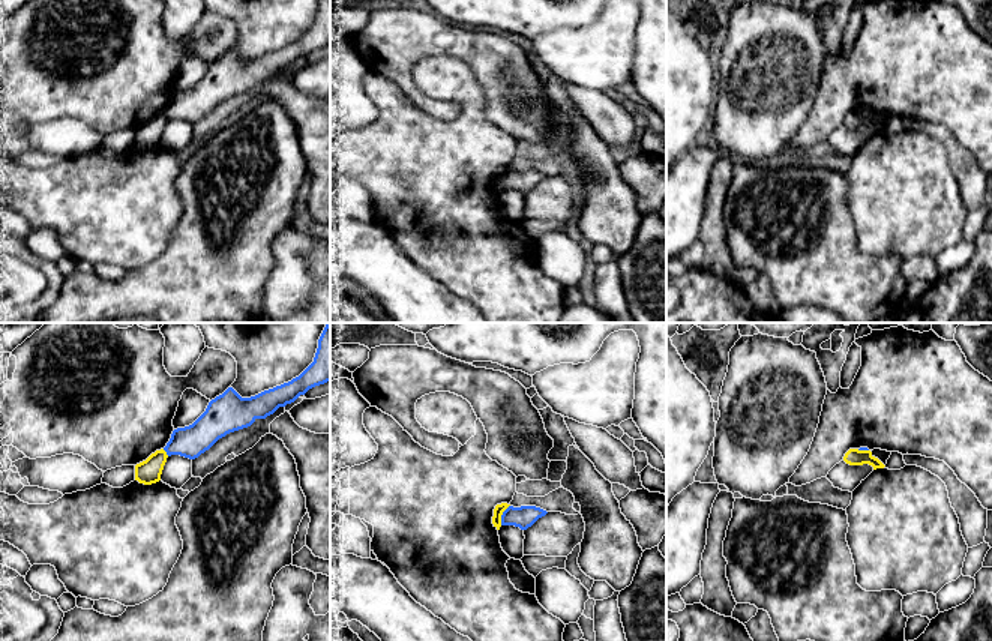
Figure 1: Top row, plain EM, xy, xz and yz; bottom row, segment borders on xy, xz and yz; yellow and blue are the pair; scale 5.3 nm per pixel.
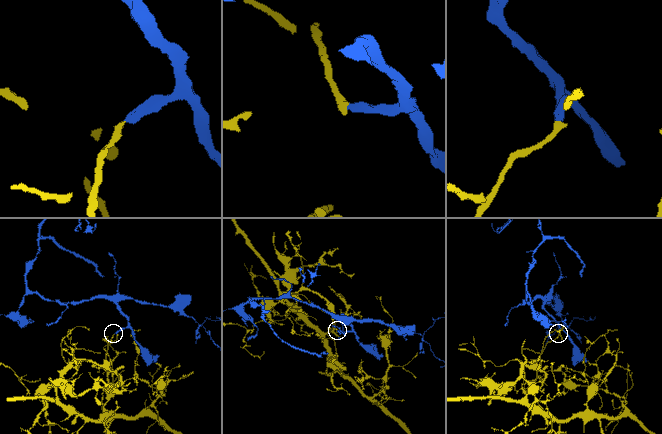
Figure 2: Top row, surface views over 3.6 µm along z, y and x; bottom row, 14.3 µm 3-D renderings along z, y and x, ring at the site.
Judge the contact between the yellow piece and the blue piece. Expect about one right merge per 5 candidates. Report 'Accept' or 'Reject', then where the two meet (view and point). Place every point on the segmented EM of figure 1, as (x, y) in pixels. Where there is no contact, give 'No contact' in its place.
Reject. Touches yellow at xz (502, 514)

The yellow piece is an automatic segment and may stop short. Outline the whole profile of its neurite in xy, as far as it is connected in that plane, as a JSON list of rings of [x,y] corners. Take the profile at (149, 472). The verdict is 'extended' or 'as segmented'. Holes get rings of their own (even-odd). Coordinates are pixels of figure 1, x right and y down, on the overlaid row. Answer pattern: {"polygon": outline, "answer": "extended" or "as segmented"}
{"polygon": [[[161,449],[152,453],[146,461],[137,464],[135,480],[144,485],[159,482],[167,458],[168,458],[167,452]]], "answer": "as segmented"}

